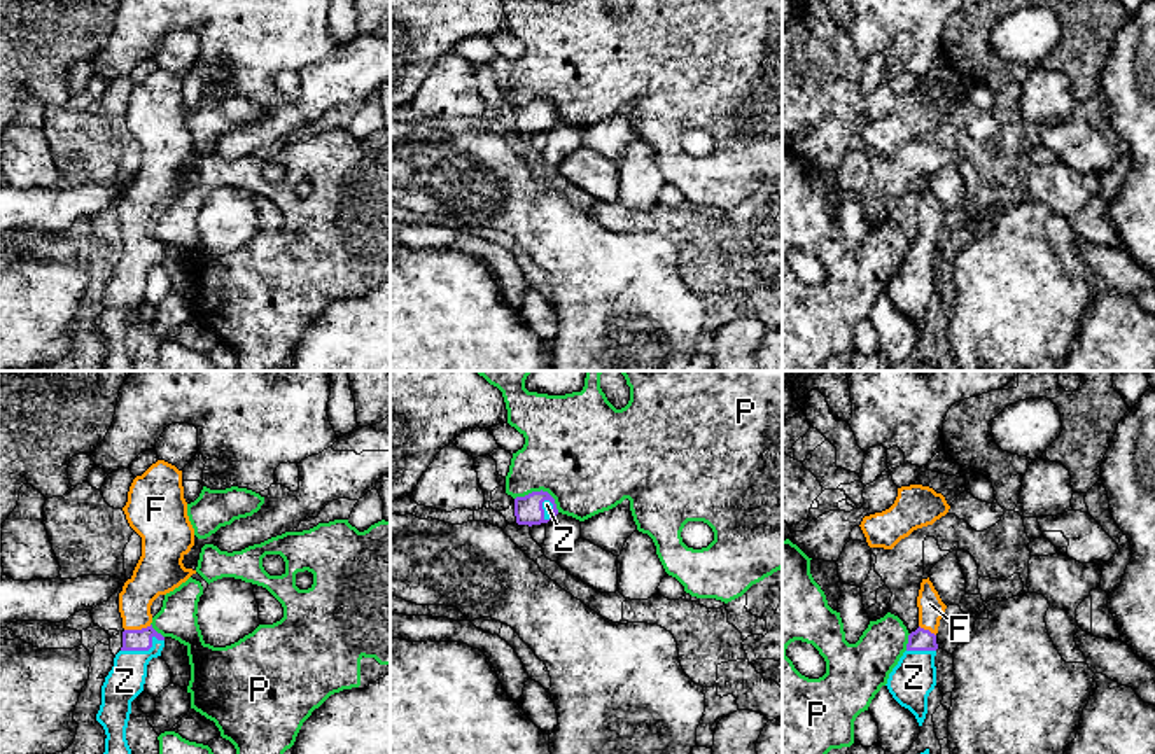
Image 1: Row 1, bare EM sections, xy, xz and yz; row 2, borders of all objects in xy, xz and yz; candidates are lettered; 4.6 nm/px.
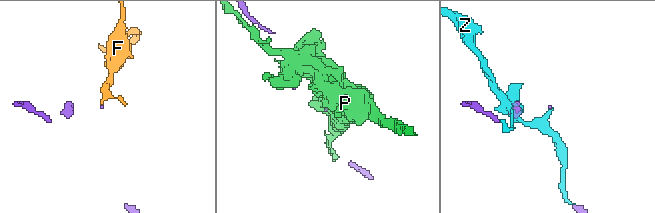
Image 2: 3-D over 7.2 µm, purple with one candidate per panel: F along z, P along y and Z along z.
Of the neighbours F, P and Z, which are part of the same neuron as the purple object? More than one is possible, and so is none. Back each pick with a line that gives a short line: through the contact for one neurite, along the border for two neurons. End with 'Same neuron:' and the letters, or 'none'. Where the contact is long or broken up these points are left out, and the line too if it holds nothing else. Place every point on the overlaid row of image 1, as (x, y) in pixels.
F: line xy (132, 639), (137, 630), (137, 595), (151, 578)
Same neuron: F, Z

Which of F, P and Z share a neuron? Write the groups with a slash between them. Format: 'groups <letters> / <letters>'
groups F Z / P

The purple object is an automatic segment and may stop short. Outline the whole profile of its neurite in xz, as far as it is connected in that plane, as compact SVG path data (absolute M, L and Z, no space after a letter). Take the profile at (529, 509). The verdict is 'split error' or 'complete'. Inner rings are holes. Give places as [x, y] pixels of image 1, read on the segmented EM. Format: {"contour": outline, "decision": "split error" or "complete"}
{"contour": "M532 492L514 499L514 516L518 525L548 523L558 514L555 499L548 492Z", "decision": "split error"}

